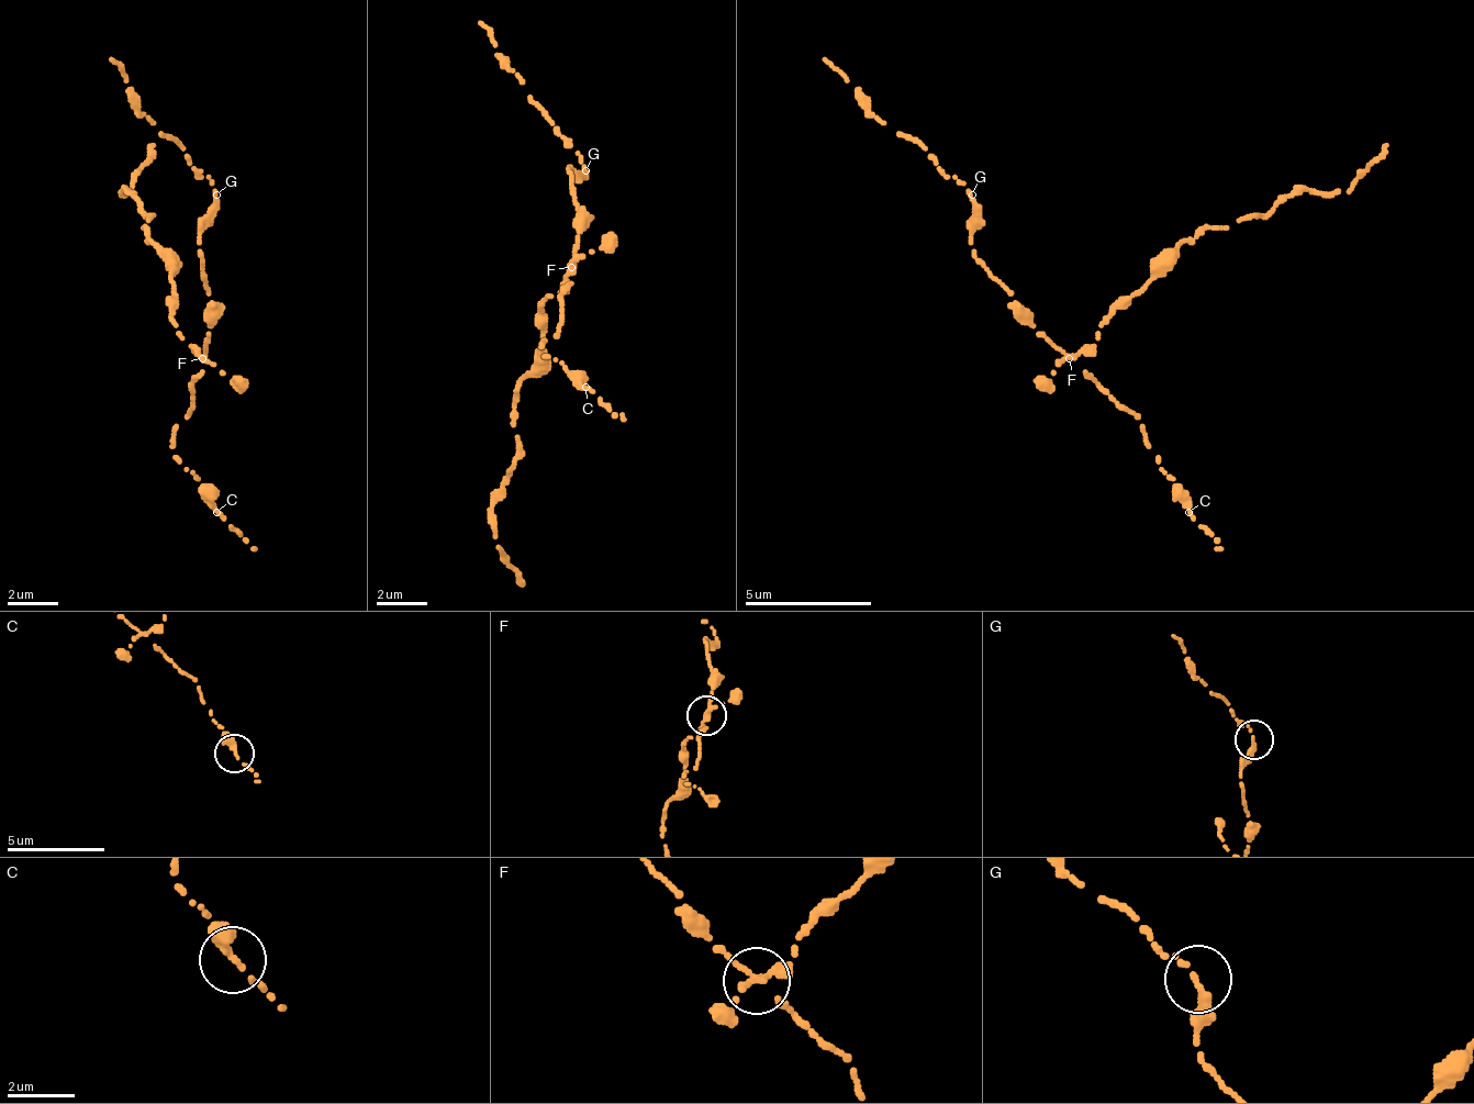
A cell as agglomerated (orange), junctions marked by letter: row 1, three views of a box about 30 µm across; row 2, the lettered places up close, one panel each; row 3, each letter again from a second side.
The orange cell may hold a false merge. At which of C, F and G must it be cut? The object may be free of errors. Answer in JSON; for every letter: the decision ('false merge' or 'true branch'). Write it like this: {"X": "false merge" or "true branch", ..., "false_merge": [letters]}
{"C": "true branch", "F": "false merge", "G": "true branch", "false_merge": ["F"]}

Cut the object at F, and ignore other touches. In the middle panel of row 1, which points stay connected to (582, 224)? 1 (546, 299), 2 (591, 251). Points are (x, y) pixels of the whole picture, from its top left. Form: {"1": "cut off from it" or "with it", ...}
{"1": "cut off from it", "2": "cut off from it"}

